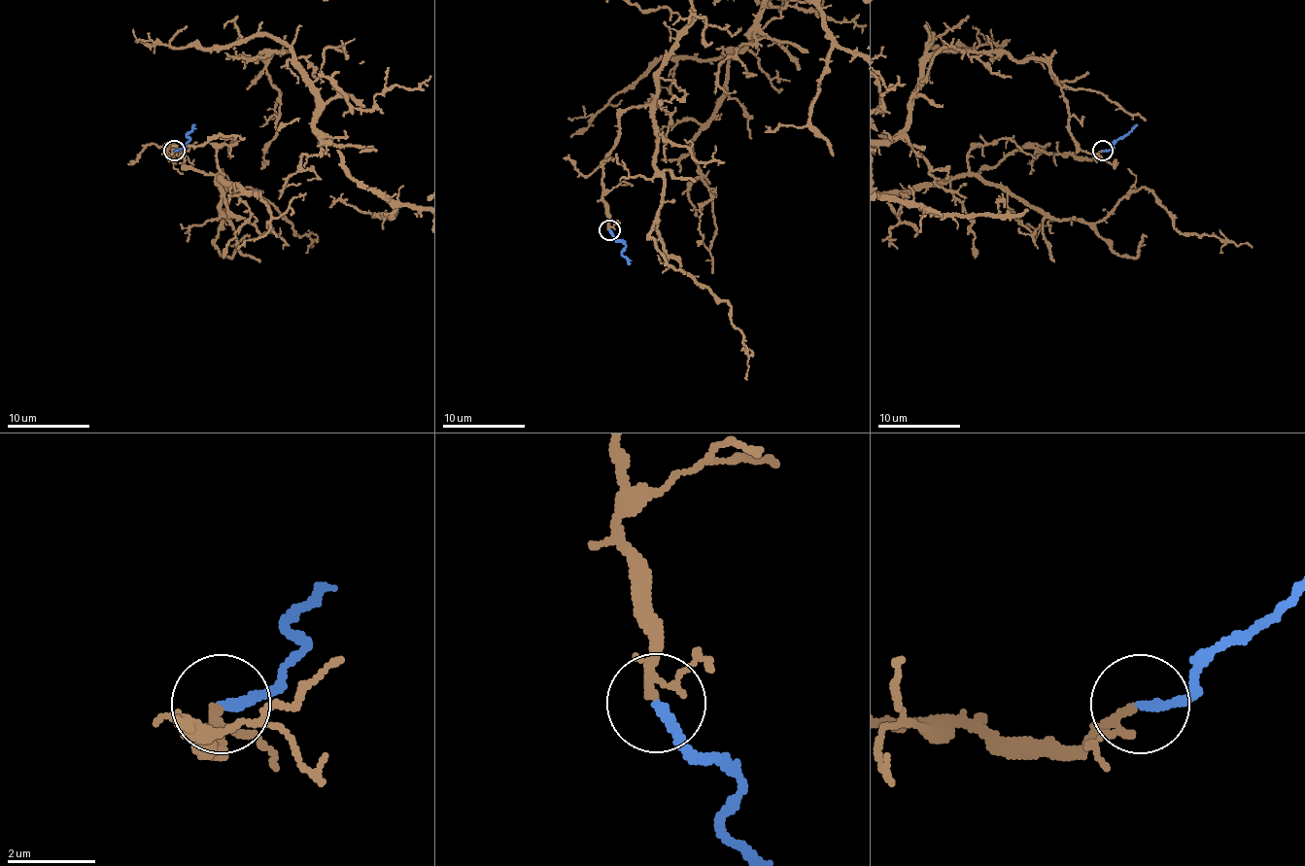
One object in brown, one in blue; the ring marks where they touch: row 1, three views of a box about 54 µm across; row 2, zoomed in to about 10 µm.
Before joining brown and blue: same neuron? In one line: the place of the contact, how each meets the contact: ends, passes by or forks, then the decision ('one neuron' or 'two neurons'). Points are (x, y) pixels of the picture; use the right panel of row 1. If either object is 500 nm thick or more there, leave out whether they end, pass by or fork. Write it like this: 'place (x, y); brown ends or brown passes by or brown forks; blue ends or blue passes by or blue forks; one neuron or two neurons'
place (1103, 150); brown forks; blue ends; one neuron

